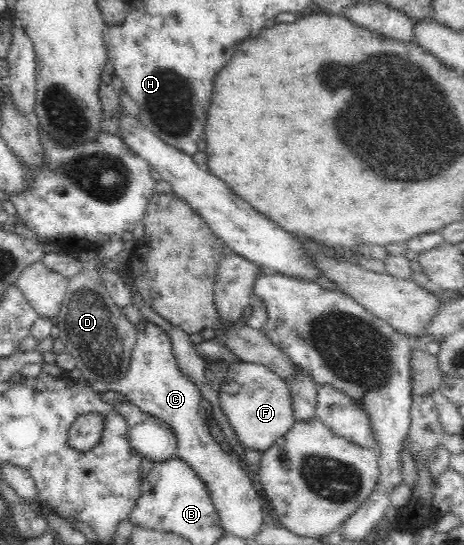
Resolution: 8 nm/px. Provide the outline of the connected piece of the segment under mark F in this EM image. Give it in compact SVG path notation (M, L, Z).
M241 360L230 363L218 395L220 407L229 424L233 427L239 442L247 448L263 452L287 434L296 421L289 385L261 364Z

